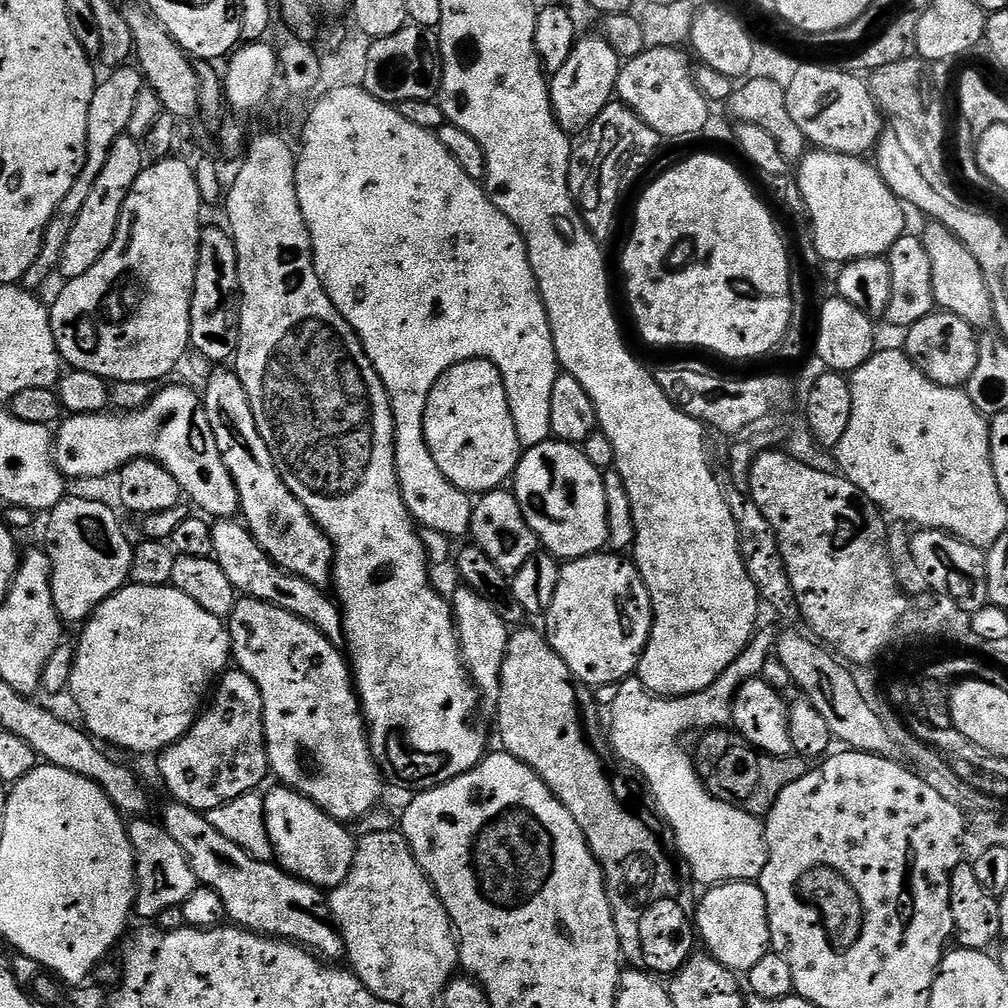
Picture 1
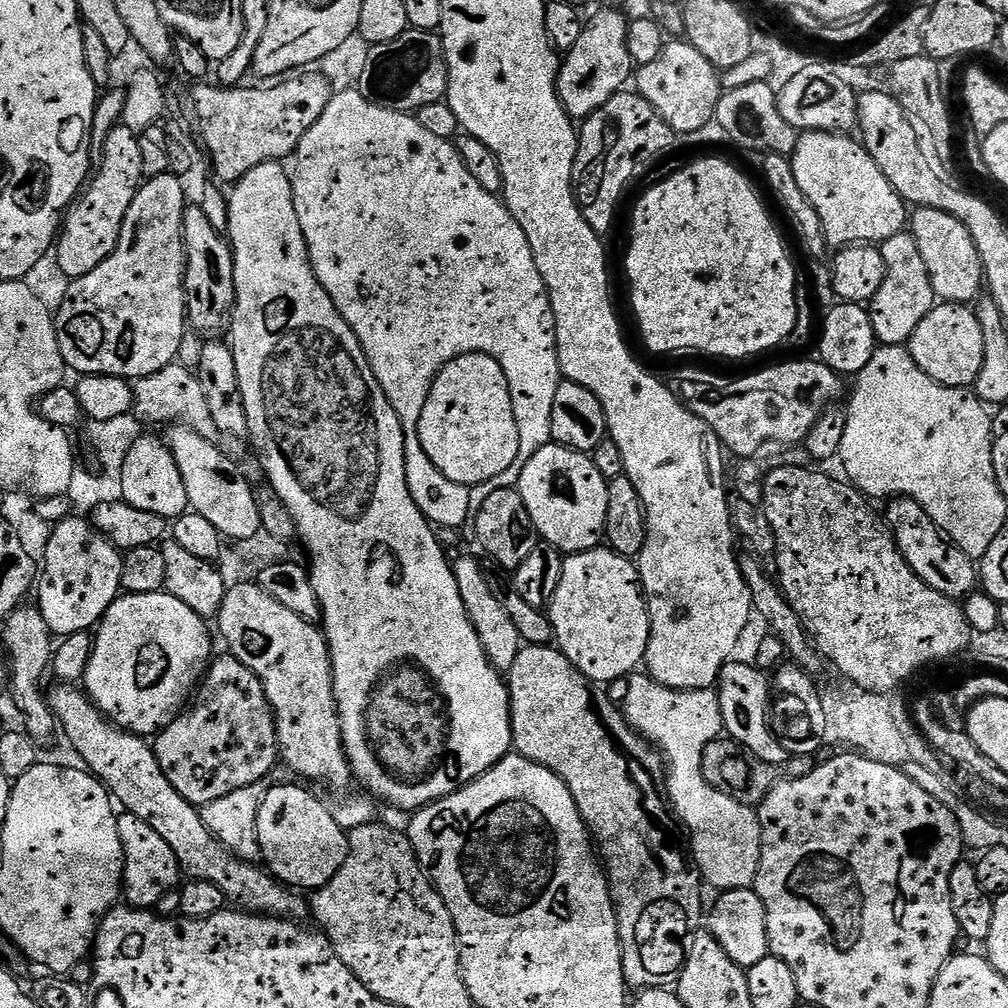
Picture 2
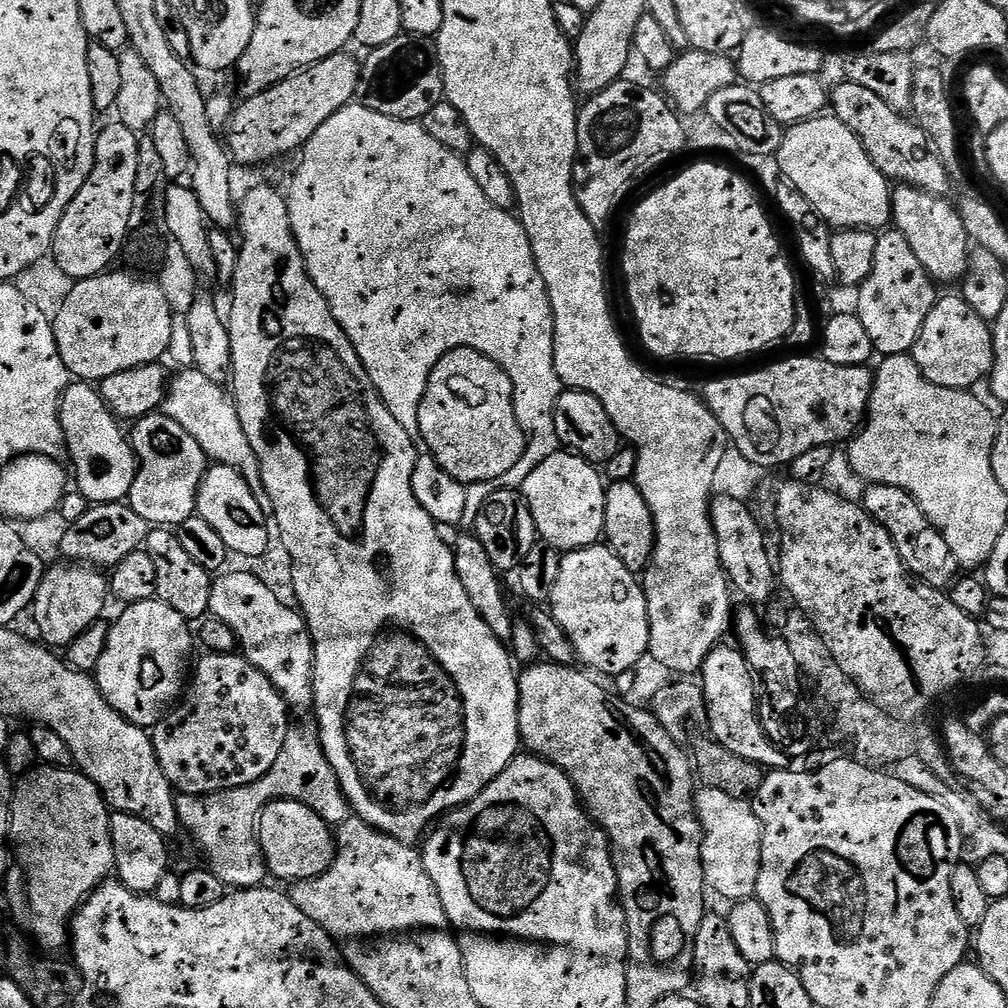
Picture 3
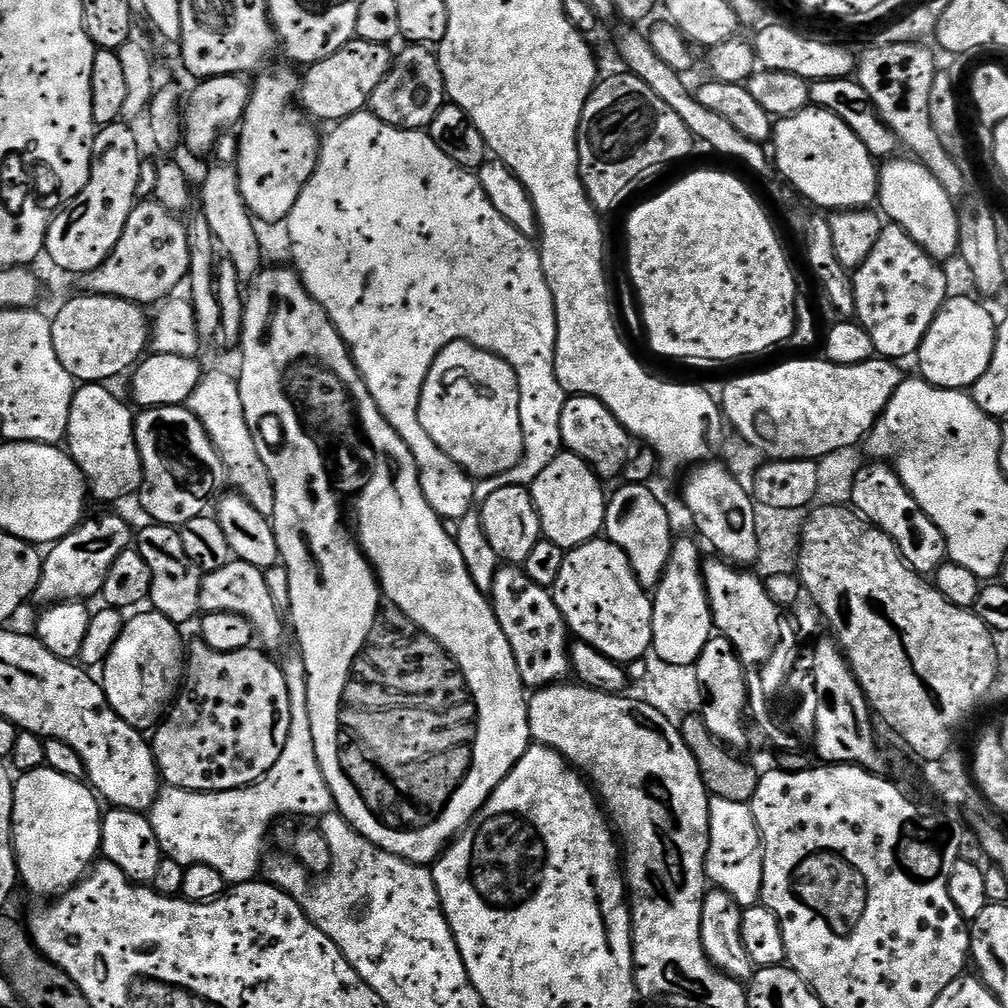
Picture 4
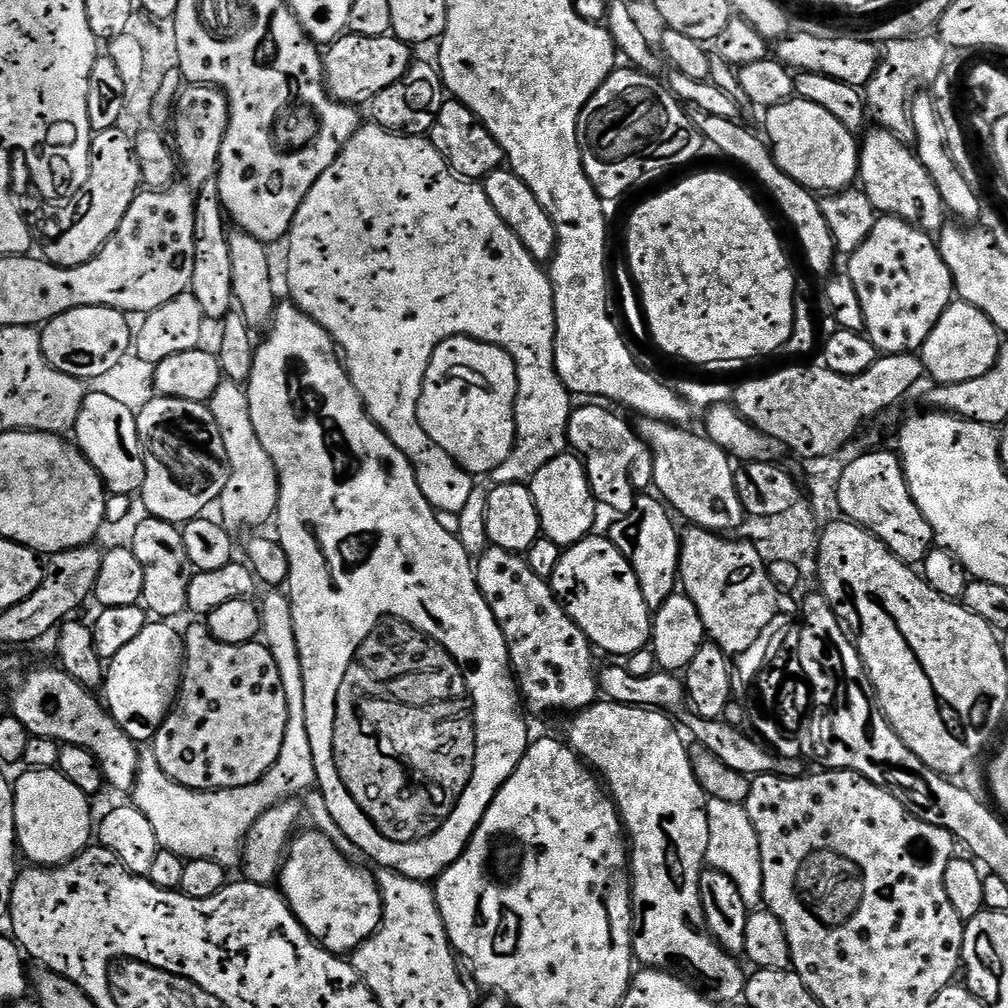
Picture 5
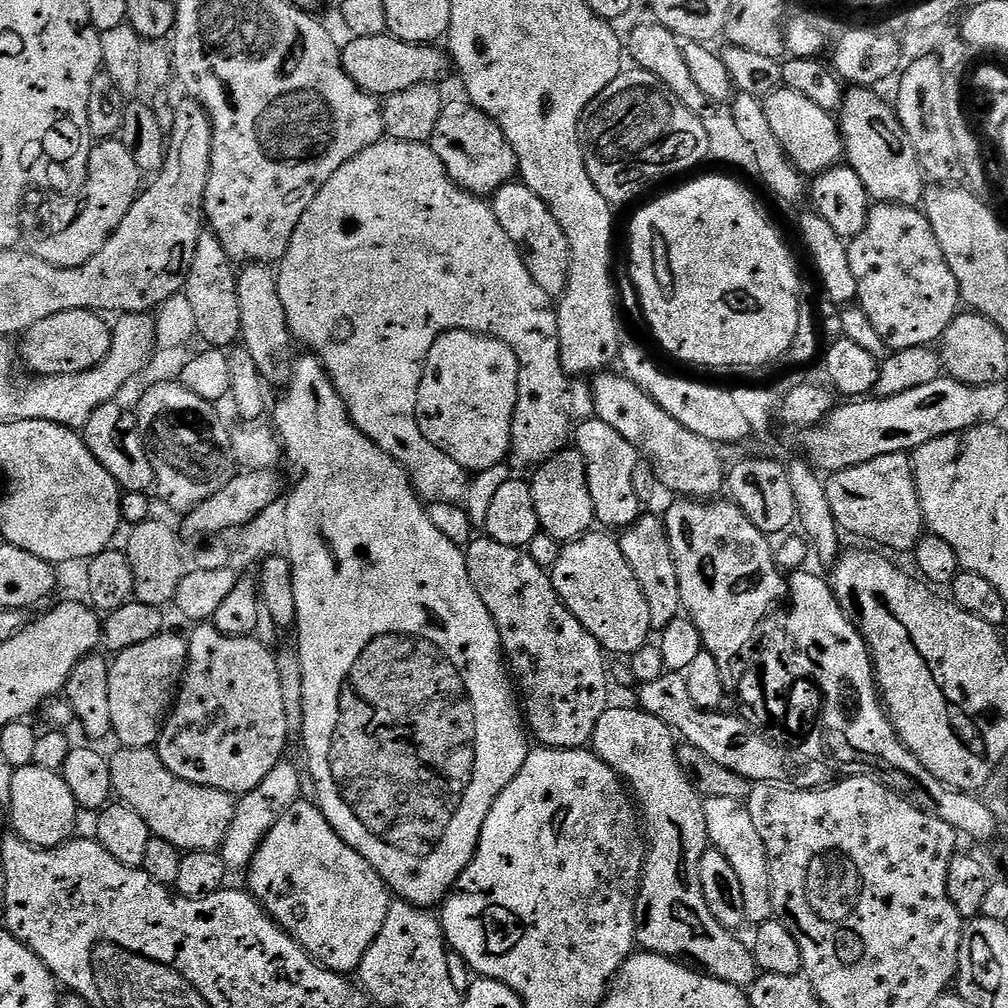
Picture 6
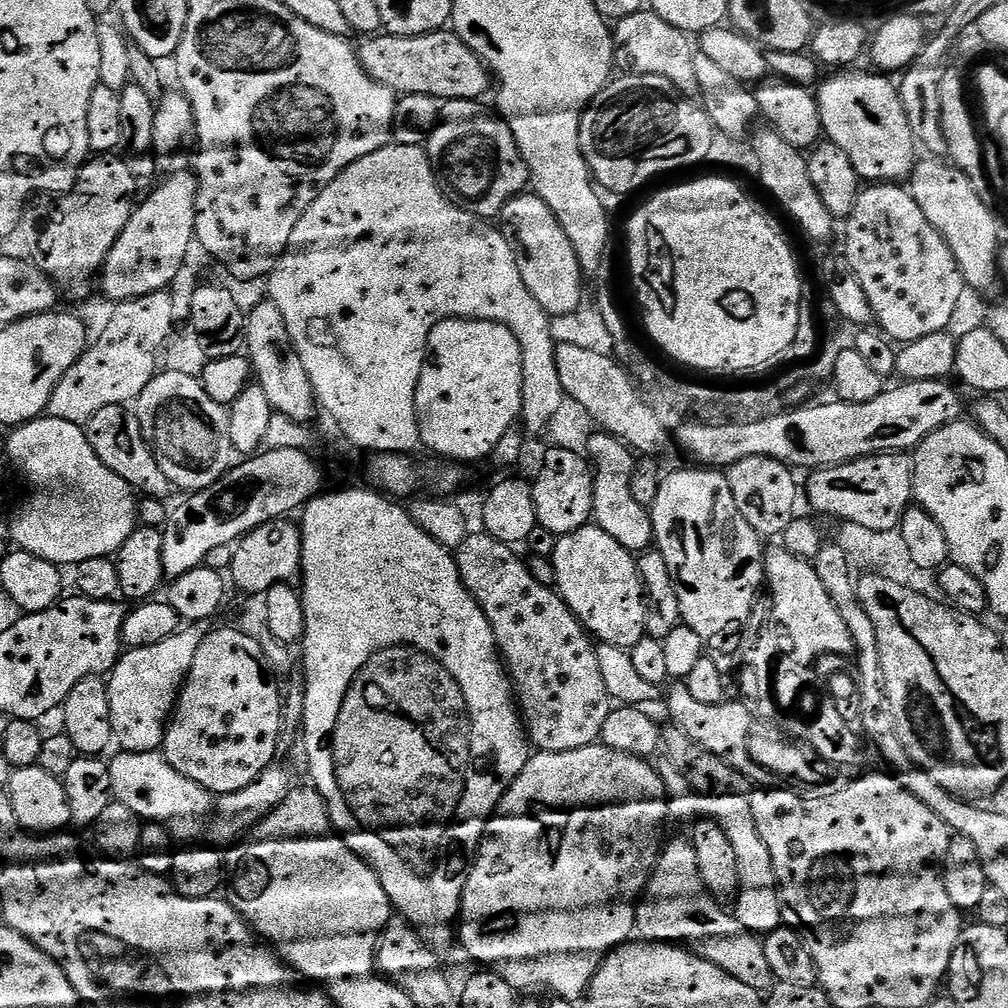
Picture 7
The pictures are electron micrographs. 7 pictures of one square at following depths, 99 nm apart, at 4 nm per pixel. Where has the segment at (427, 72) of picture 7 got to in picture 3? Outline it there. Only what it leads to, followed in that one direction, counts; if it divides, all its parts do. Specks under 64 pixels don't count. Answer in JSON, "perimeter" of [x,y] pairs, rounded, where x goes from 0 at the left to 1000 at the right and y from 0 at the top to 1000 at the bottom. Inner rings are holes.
{"perimeter":[[[341,50],[332,52],[319,62],[310,63],[301,71],[276,81],[271,87],[239,98],[233,104],[233,111],[224,130],[224,146],[231,160],[235,164],[262,163],[285,151],[293,152],[301,148],[315,125],[323,121],[323,117],[350,102],[357,90],[359,63],[356,59],[352,60],[343,53]]]}

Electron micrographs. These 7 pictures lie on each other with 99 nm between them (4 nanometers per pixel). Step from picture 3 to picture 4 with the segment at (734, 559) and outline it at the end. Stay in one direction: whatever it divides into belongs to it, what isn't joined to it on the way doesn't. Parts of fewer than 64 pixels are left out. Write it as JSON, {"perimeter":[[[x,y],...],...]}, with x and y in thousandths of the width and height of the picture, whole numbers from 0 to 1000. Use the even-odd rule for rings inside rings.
{"perimeter":[[[697,458],[689,461],[682,469],[679,476],[679,500],[683,503],[683,508],[687,511],[687,516],[690,519],[692,527],[698,531],[697,539],[710,544],[709,551],[717,554],[727,562],[746,562],[753,554],[753,532],[749,529],[748,510],[750,500],[745,488],[741,488],[732,480],[726,470],[717,459],[706,460],[707,458]]]}

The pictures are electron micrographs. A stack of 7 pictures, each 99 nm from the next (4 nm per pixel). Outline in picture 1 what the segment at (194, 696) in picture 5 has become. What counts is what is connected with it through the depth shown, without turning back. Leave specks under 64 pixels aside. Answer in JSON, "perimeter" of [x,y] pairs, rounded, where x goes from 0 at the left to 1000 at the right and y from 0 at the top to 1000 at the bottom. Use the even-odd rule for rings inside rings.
{"perimeter":[[[237,665],[223,666],[209,688],[208,697],[195,709],[190,723],[158,747],[157,754],[159,770],[171,789],[168,791],[194,806],[205,808],[240,788],[255,785],[257,778],[267,773],[268,763],[260,688],[252,673]]]}

